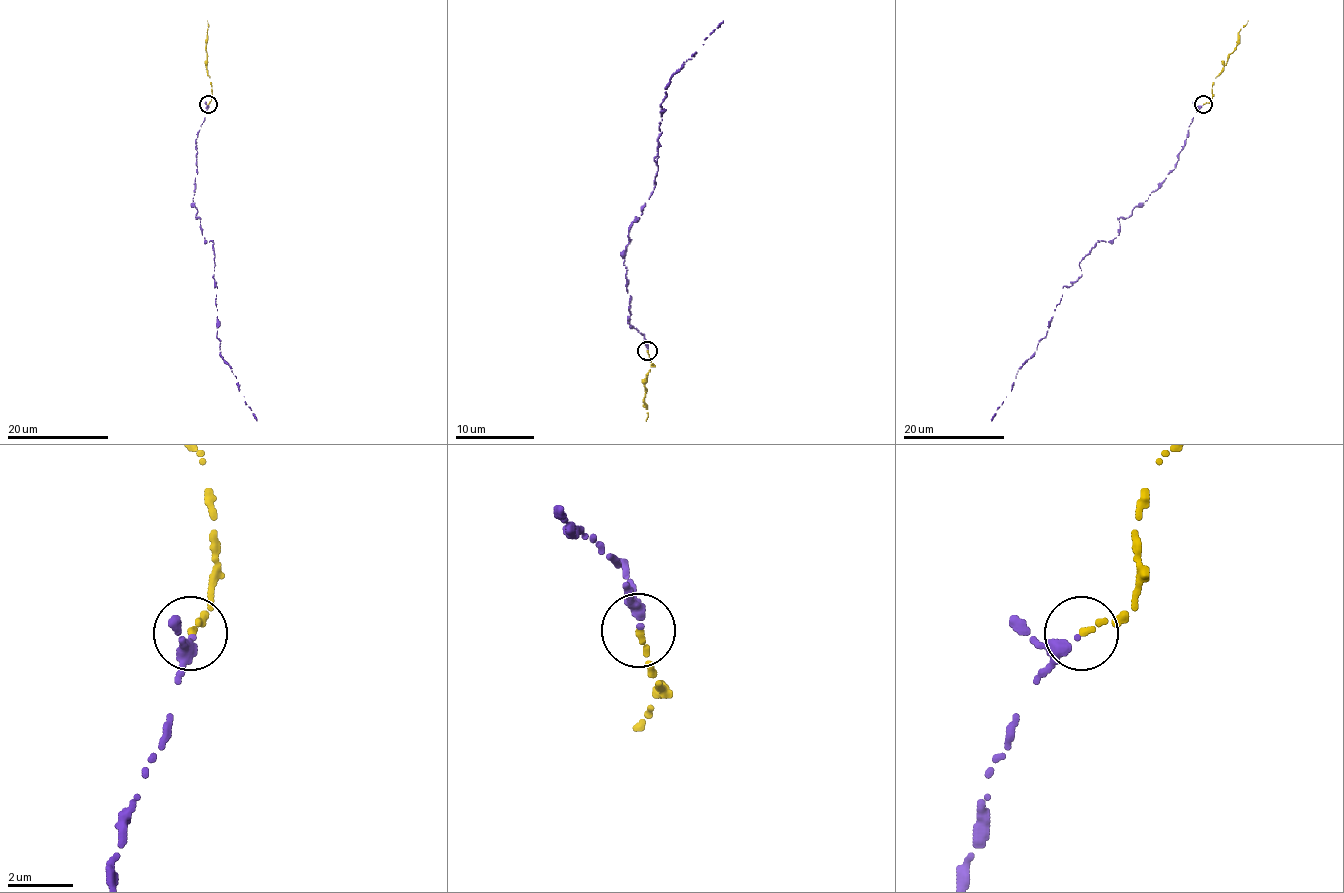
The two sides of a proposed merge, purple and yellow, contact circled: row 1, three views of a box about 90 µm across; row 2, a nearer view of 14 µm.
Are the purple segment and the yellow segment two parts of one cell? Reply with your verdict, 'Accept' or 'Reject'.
Accept

